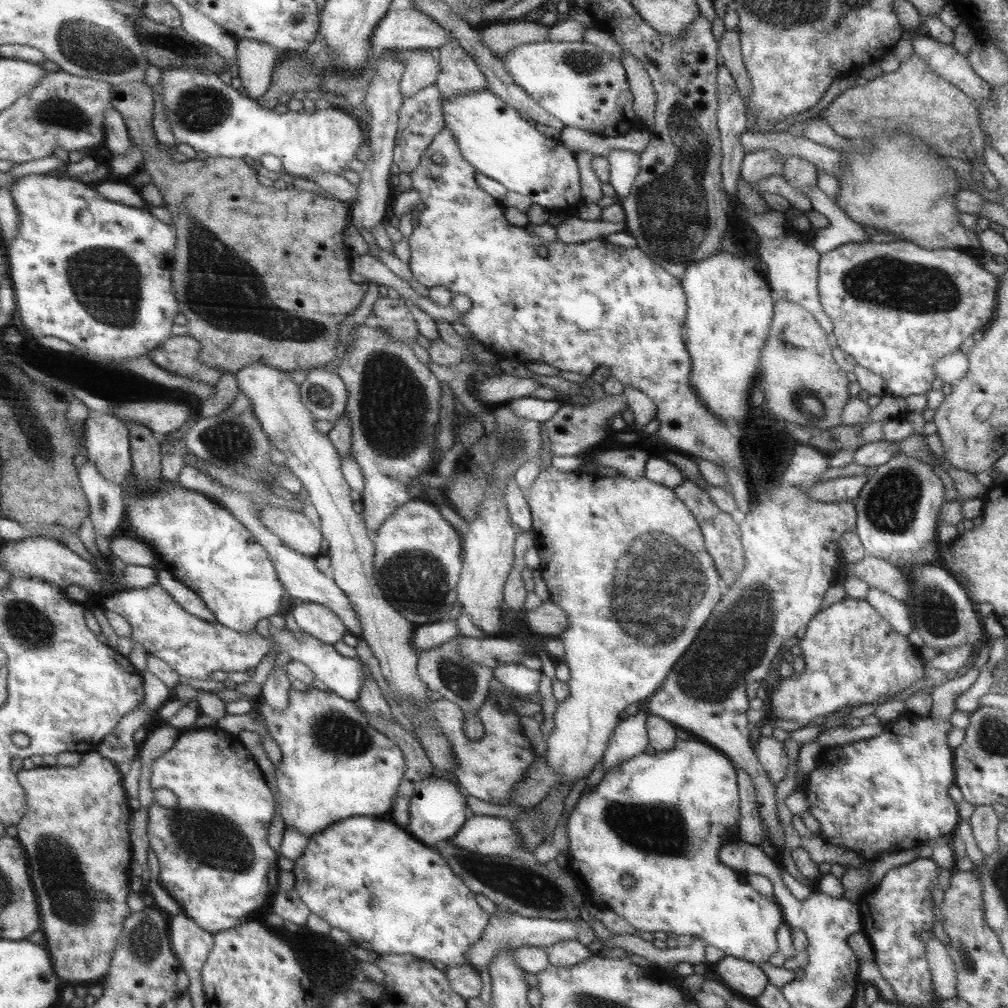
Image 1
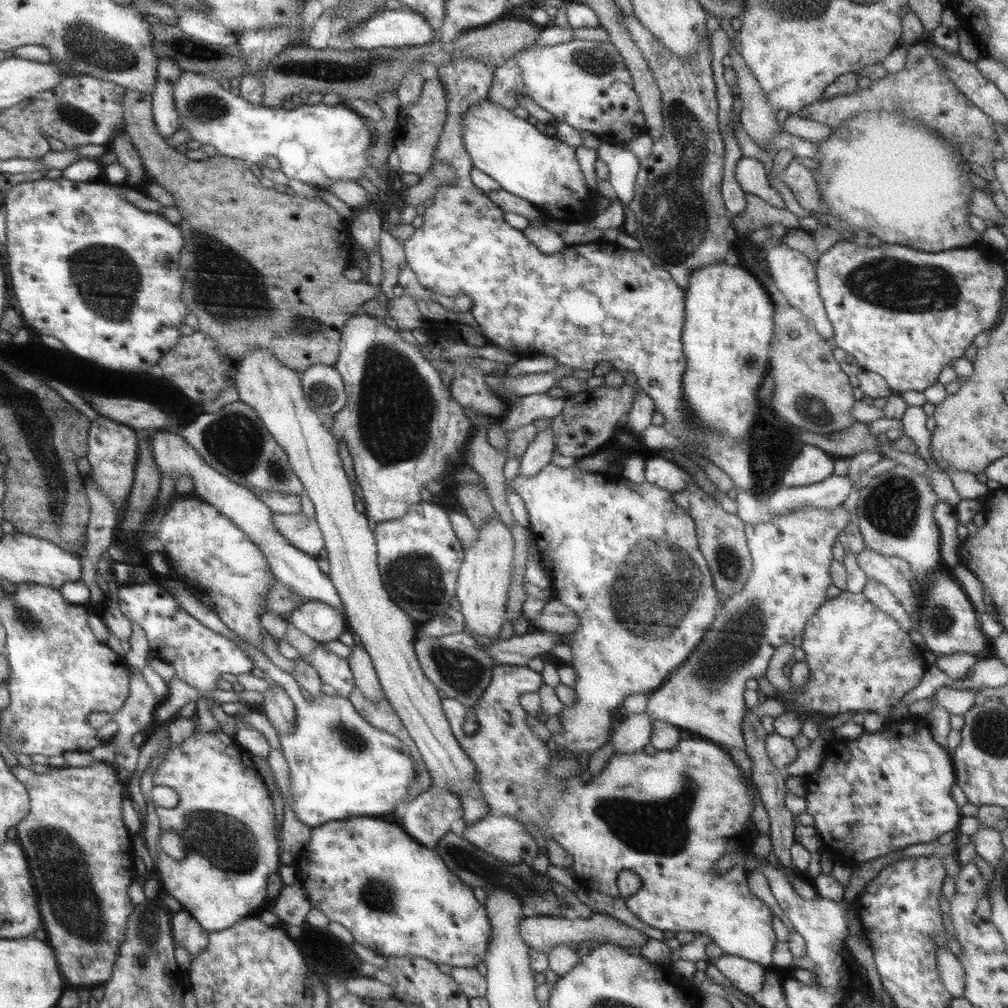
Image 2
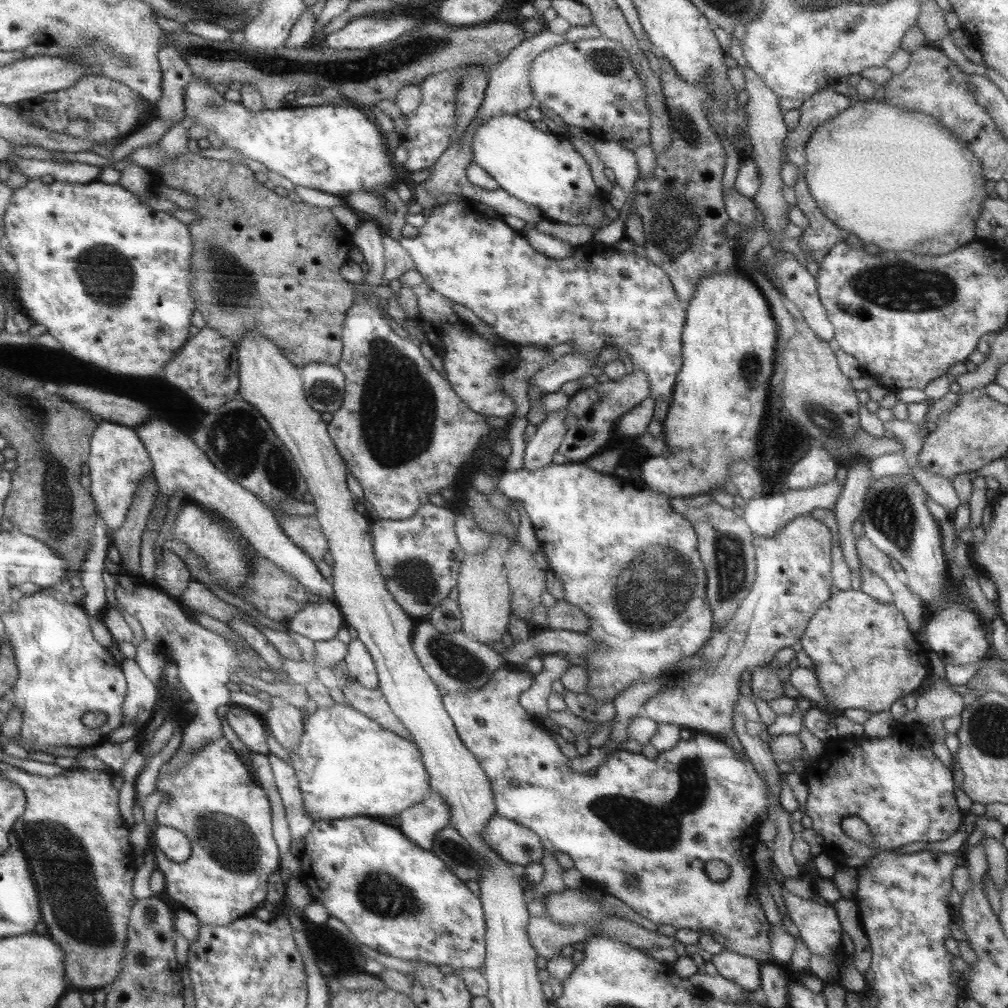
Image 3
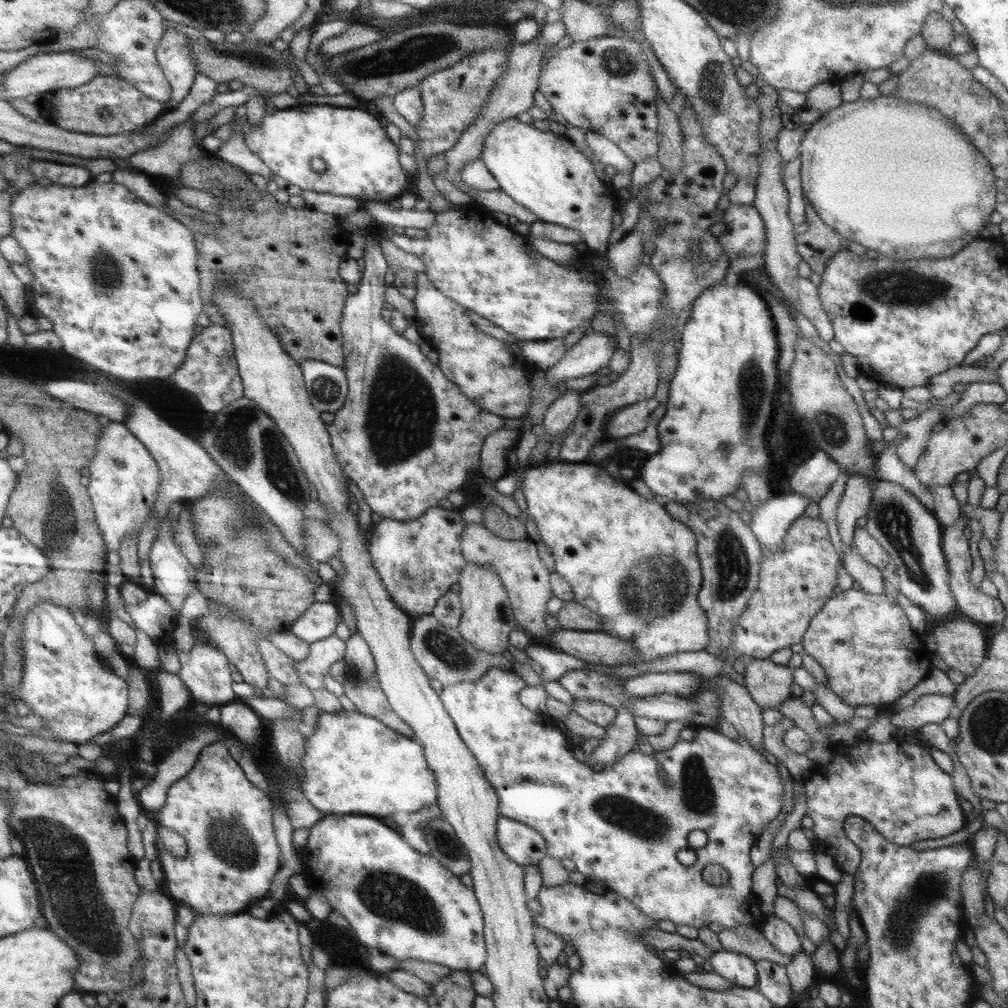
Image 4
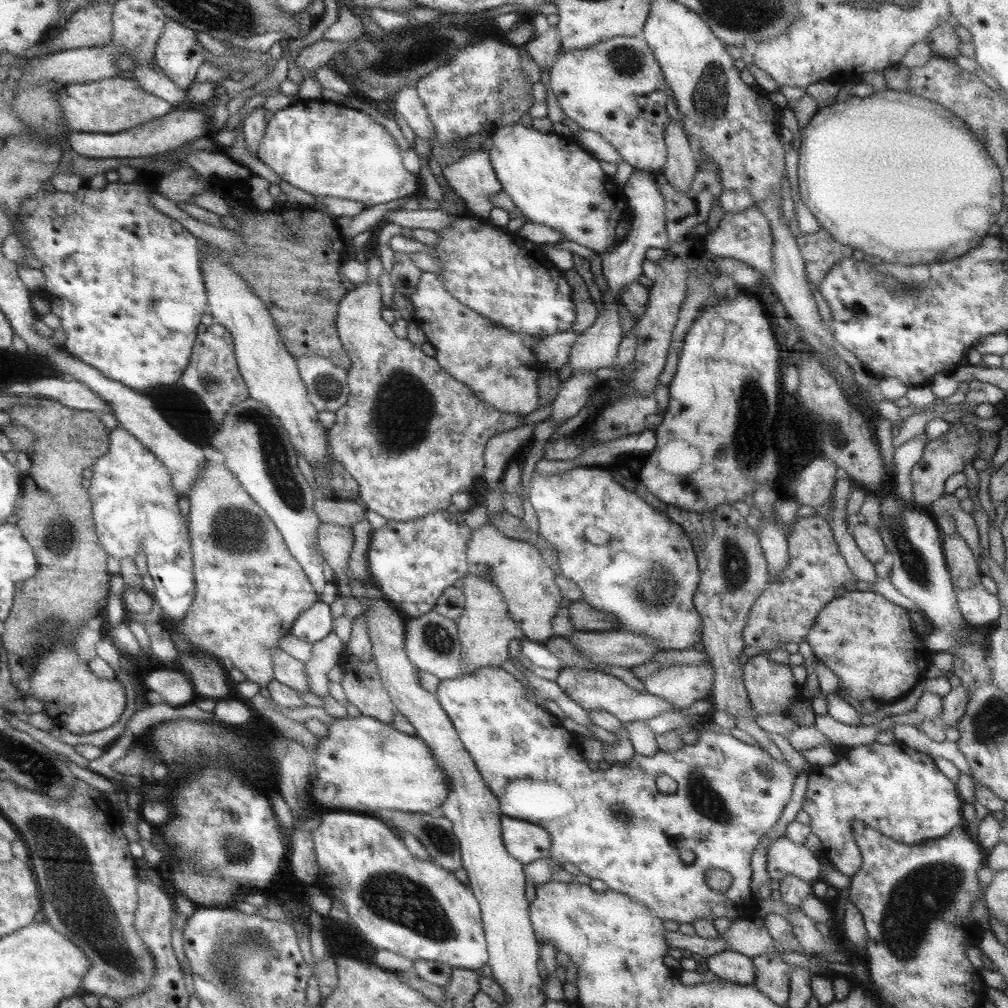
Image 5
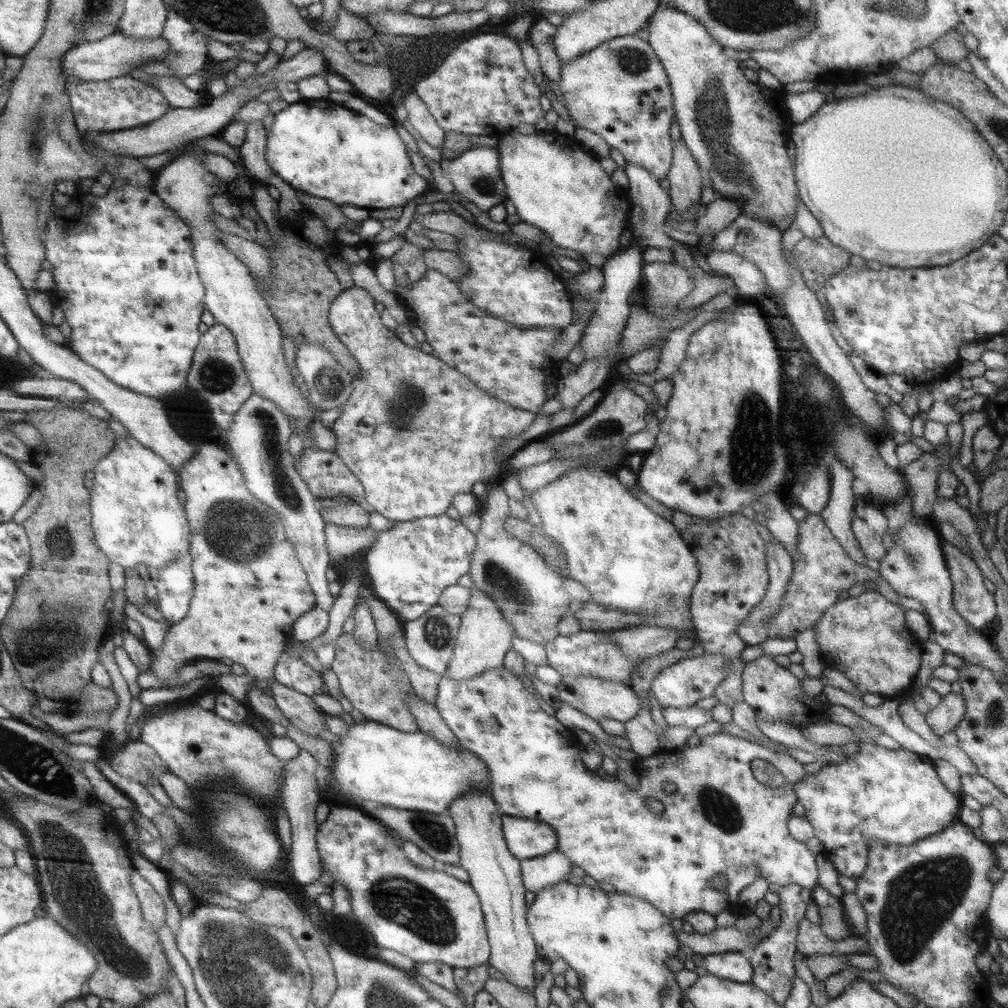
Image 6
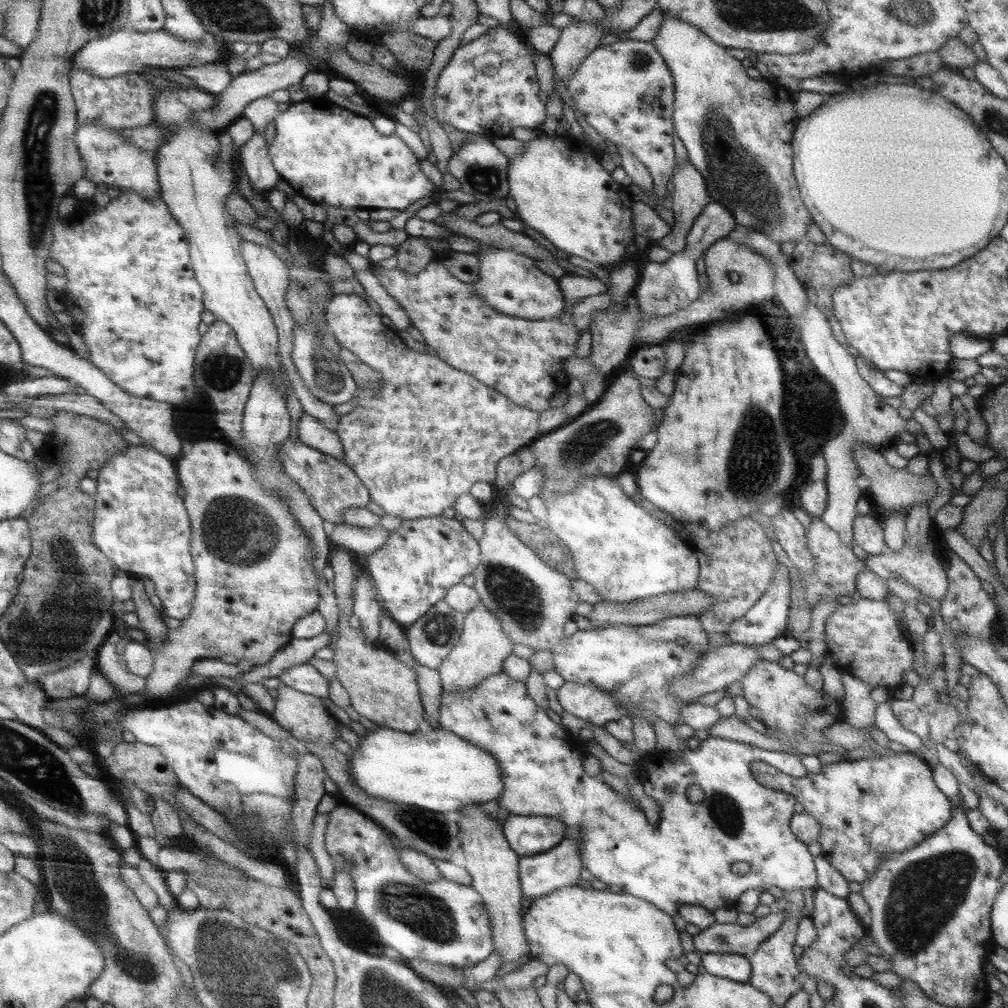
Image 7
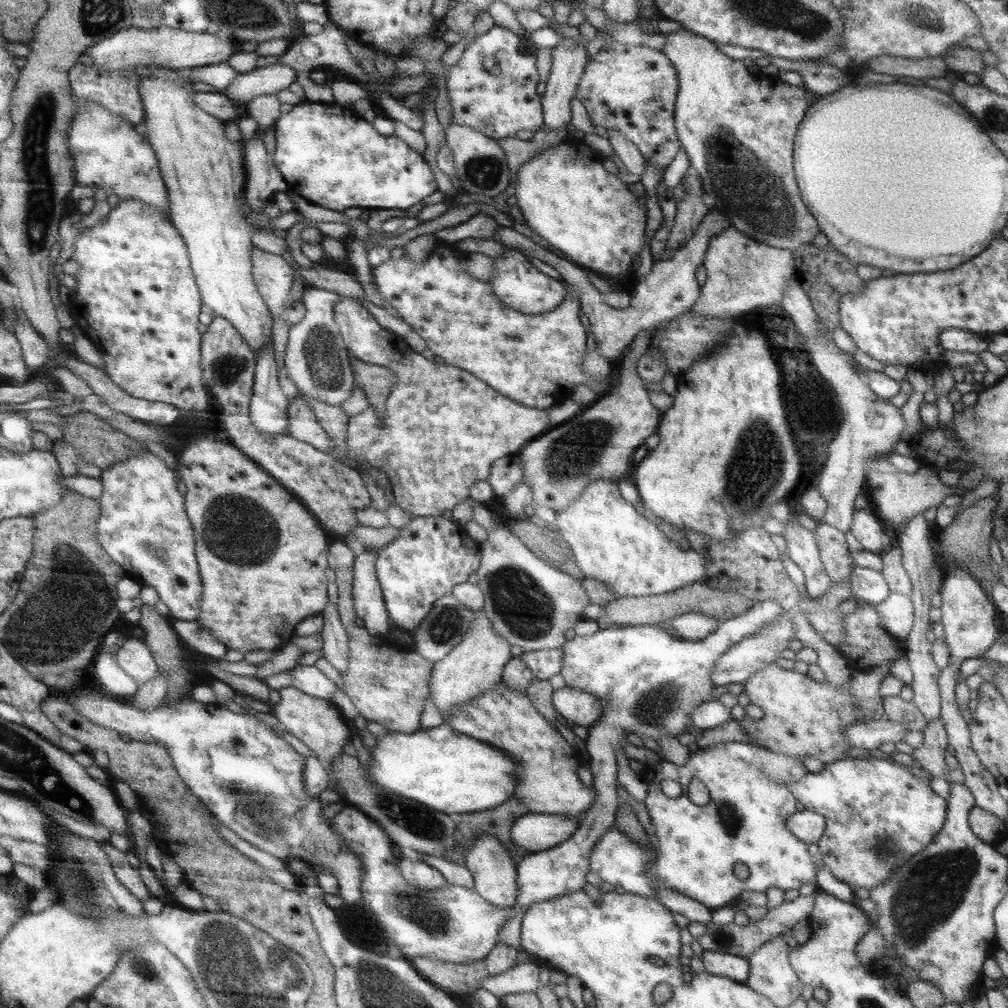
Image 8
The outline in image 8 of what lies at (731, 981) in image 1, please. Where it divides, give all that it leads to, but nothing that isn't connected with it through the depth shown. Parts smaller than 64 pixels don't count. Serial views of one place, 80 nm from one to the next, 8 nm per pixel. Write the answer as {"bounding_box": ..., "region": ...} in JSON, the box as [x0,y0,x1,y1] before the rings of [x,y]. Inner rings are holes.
{"bounding_box":[700,951,749,983],"region":[[[703,951],[700,957],[705,972],[724,977],[737,983],[745,983],[749,975],[749,962],[747,959],[726,954],[721,951]]]}

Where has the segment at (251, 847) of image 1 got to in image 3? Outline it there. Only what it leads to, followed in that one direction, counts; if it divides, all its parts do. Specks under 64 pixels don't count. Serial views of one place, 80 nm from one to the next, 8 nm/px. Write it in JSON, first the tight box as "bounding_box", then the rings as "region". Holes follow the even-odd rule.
{"bounding_box":[153,736,279,926],"region":[[[221,736],[196,748],[186,764],[159,776],[156,782],[156,789],[166,794],[166,799],[156,808],[156,824],[183,832],[190,842],[190,855],[185,861],[174,862],[153,847],[155,867],[164,876],[167,896],[191,911],[200,923],[223,926],[252,914],[265,901],[267,876],[279,871],[279,853],[271,836],[269,801],[260,785],[251,781],[249,776],[251,773],[248,774],[245,765]]]}

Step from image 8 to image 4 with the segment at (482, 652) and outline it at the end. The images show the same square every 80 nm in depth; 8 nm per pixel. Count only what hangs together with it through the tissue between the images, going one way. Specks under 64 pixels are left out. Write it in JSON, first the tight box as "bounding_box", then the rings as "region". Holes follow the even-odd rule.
{"bounding_box":[456,562,516,655],"region":[[[470,562],[462,568],[458,598],[462,604],[462,613],[456,629],[472,648],[487,654],[502,655],[507,648],[508,635],[516,629],[516,622],[509,603],[507,593],[501,585],[499,577],[490,569],[475,566]]]}

